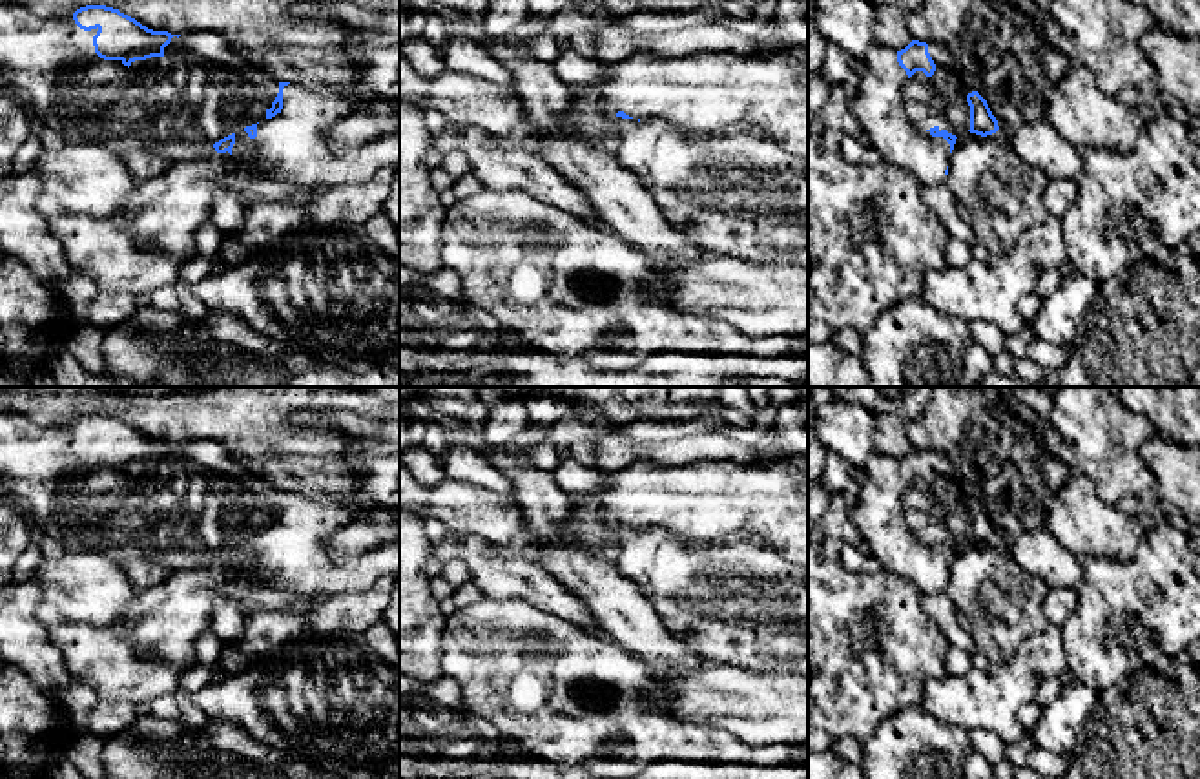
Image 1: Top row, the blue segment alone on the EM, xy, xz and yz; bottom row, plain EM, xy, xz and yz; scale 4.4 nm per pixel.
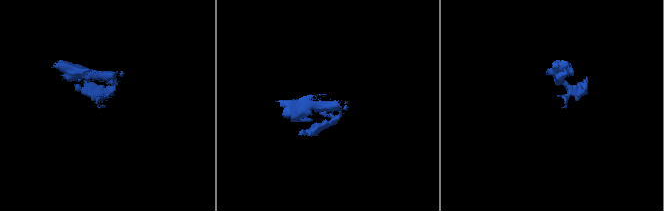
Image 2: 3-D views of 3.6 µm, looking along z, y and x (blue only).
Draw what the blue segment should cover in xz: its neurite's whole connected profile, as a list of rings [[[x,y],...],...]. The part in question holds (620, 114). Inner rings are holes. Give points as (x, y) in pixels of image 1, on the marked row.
[[[795,46],[773,55],[697,51],[662,57],[653,51],[635,51],[626,60],[602,64],[602,69],[602,78],[584,86],[587,111],[595,119],[660,119],[682,131],[704,133],[751,122],[808,157],[808,47]]]

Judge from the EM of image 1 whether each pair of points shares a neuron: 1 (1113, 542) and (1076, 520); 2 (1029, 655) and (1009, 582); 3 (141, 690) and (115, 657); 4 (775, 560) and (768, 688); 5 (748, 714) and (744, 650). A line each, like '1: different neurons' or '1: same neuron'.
1: same neuron
2: different neurons
3: same neuron
4: different neurons
5: different neurons

